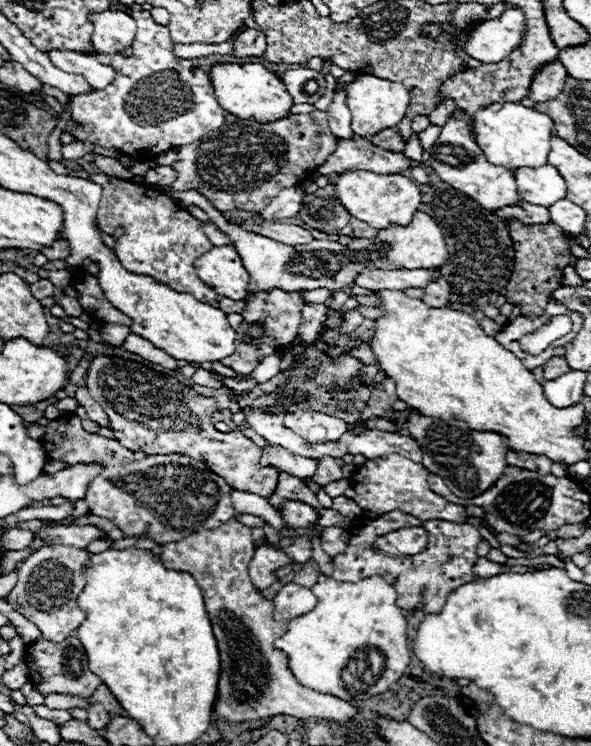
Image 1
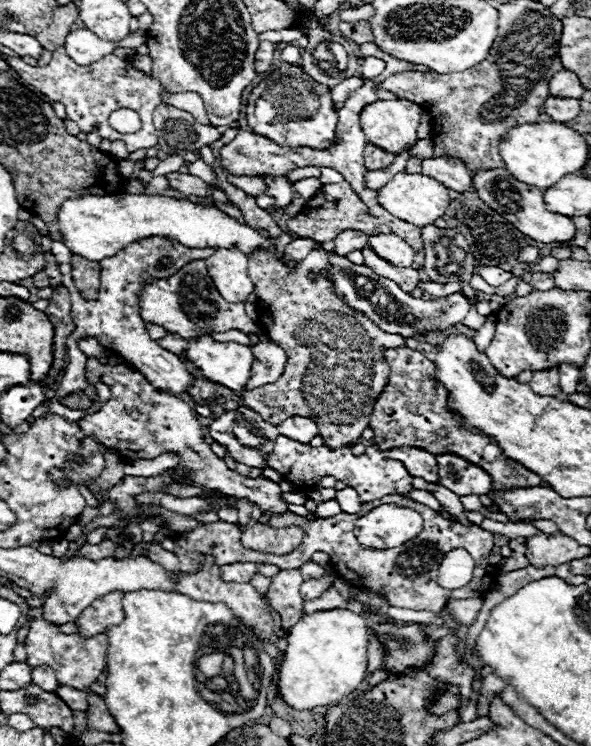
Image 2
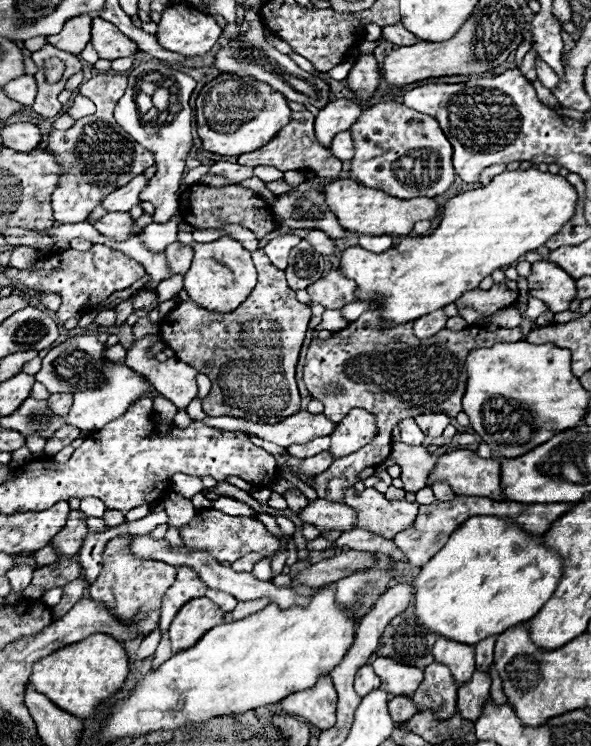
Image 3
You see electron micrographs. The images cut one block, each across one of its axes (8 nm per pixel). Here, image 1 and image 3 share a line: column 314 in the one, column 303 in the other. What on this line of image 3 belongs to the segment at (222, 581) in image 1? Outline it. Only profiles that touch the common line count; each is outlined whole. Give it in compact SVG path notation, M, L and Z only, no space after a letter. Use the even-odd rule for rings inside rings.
M320 676L312 690L294 692L282 700L286 714L306 718L320 730L328 730L336 724L336 690L330 676Z

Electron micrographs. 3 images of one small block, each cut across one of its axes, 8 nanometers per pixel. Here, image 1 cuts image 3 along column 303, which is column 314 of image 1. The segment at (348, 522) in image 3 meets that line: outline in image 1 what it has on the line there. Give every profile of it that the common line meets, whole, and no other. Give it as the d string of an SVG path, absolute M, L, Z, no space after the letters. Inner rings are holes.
M288 500L280 506L280 516L288 528L308 528L318 520L318 514L312 506L300 500Z

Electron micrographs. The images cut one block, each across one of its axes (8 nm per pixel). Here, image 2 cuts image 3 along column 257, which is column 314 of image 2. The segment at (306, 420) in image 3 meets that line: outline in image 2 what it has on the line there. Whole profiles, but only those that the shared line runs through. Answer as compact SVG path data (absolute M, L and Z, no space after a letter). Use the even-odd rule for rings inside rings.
M292 416L286 418L282 424L276 426L280 430L280 434L298 440L298 442L310 442L316 434L318 434L318 426L316 422L304 418L304 416Z

